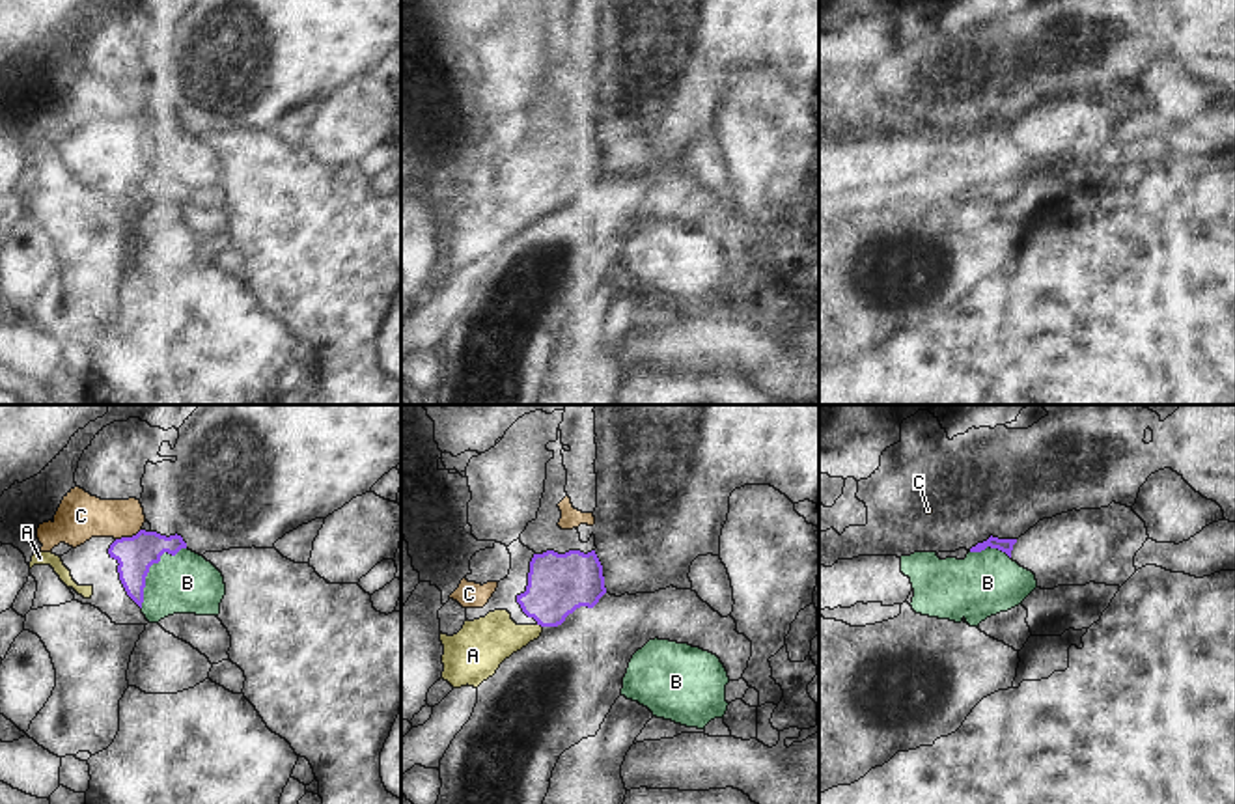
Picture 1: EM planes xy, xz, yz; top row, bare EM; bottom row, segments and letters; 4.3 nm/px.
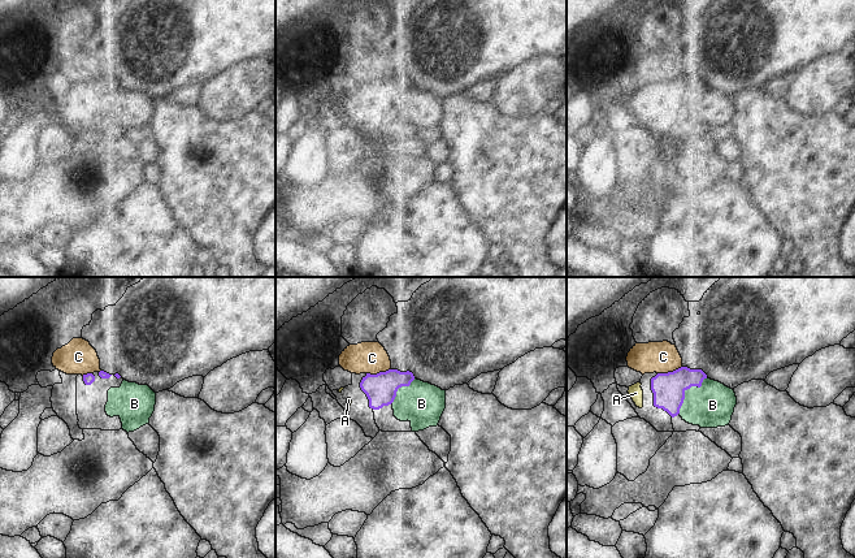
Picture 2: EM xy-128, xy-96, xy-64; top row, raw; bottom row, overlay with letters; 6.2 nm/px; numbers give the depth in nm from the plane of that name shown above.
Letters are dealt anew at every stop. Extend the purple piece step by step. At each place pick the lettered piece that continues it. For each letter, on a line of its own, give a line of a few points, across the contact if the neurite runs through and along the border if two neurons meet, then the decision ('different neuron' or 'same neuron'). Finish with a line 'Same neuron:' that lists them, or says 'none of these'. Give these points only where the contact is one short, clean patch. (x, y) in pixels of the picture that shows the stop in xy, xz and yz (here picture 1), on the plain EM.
A: xz (558, 166), (540, 206), (530, 215), (485, 224) | same neuron
B: xy (185, 129), (174, 137), (165, 135), (150, 150), (140, 189) | different neuron
C: xy (140, 110), (131, 118), (116, 122) | different neuron
Same neuron: A

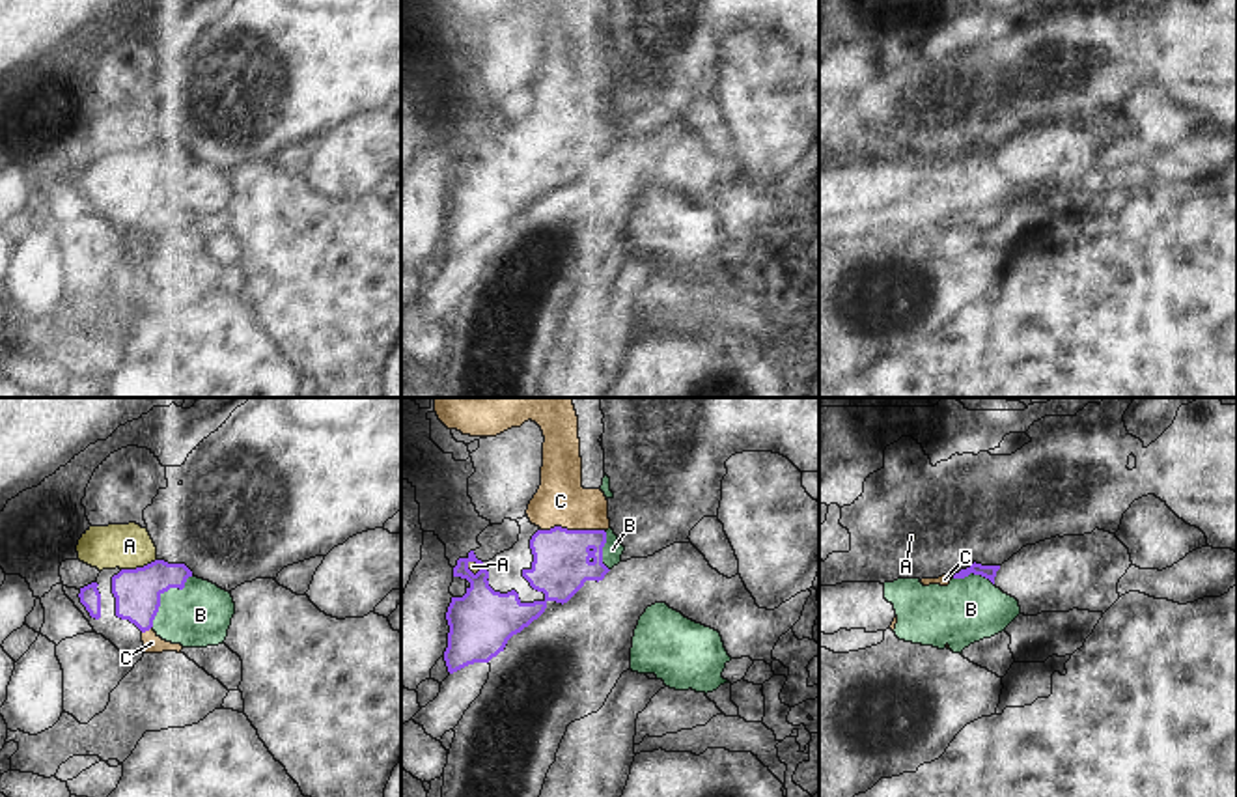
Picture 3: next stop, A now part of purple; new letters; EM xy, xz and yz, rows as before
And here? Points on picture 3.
A: xy (155, 140), (142, 148), (122, 152) | different neuron
B: xy (193, 157), (181, 170), (168, 170), (161, 178), (152, 208) | different neuron
C: xz (560, 148), (560, 131), (571, 112), (571, 99), (560, 83) | same neuron
Same neuron: C

